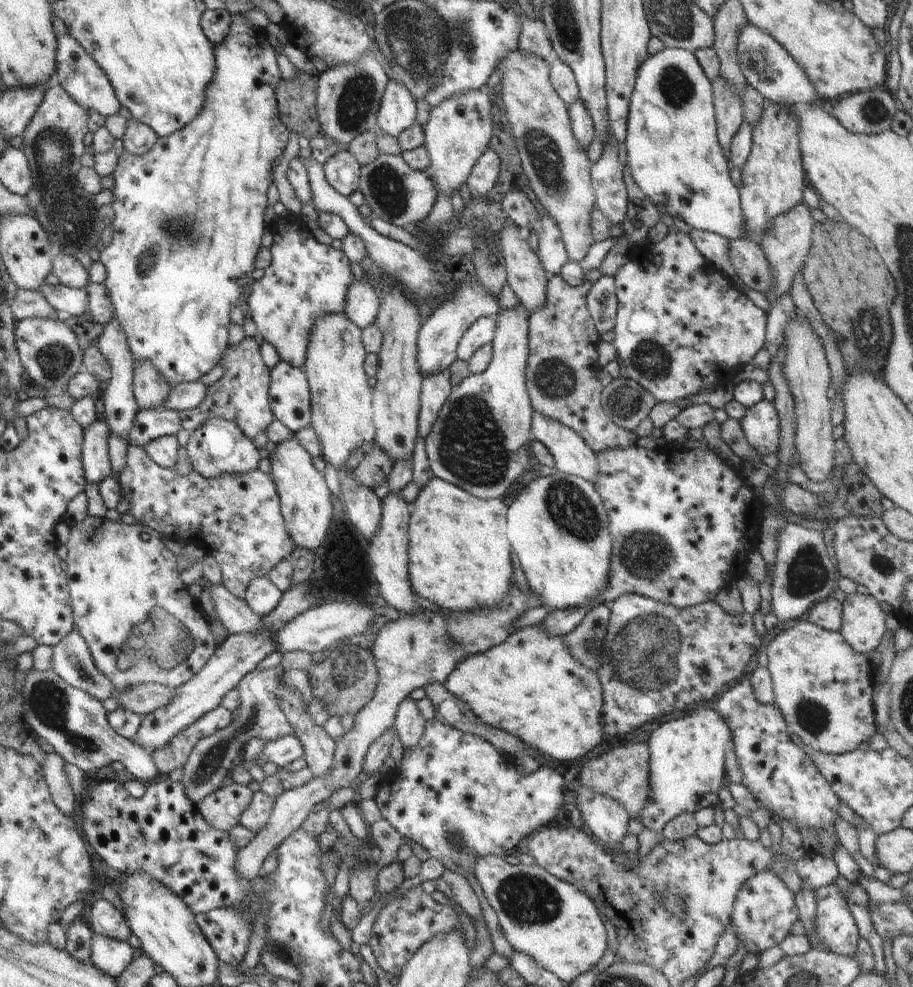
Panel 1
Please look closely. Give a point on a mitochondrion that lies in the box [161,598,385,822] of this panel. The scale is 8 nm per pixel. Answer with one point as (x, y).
(345, 669)

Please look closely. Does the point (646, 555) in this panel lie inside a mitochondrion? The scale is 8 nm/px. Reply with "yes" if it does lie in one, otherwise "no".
yes

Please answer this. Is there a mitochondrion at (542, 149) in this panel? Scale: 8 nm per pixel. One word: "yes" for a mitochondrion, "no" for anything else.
yes

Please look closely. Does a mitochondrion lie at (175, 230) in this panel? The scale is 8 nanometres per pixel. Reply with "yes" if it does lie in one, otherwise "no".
yes

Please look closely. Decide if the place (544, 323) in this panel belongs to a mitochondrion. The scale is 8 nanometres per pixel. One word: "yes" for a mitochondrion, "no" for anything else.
no

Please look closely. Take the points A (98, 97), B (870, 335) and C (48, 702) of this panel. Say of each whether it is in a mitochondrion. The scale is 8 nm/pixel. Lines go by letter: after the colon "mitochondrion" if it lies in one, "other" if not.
A: other
B: mitochondrion
C: mitochondrion

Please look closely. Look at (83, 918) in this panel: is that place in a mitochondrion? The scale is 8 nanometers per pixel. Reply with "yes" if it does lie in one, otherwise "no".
no

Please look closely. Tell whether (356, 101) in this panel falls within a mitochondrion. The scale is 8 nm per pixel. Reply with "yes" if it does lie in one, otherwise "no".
yes

